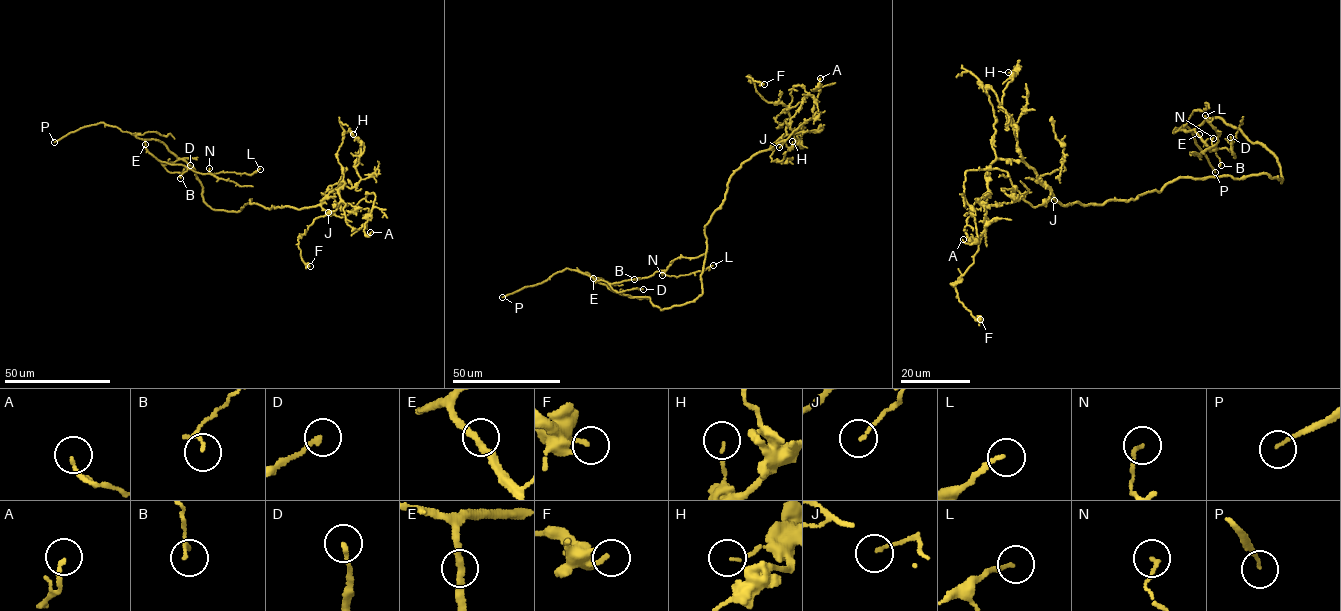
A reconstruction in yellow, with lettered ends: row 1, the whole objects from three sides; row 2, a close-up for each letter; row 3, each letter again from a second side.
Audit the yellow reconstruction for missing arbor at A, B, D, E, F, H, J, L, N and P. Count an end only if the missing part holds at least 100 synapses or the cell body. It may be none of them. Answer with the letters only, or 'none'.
P

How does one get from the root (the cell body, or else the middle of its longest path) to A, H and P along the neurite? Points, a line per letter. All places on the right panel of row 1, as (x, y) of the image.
A: (1190, 177), (1129, 200), (1065, 205), (1051, 193), (1034, 207), (1006, 171), (969, 170), (977, 241), (963, 239)
H: (1190, 177), (1129, 200), (1057, 201), (1021, 158), (1018, 126), (1001, 108), (1003, 90), (1017, 73), (1008, 72)
P: (1190, 177), (1264, 173), (1282, 179), (1273, 152), (1221, 119), (1188, 132), (1174, 129), (1190, 129), (1215, 172)

